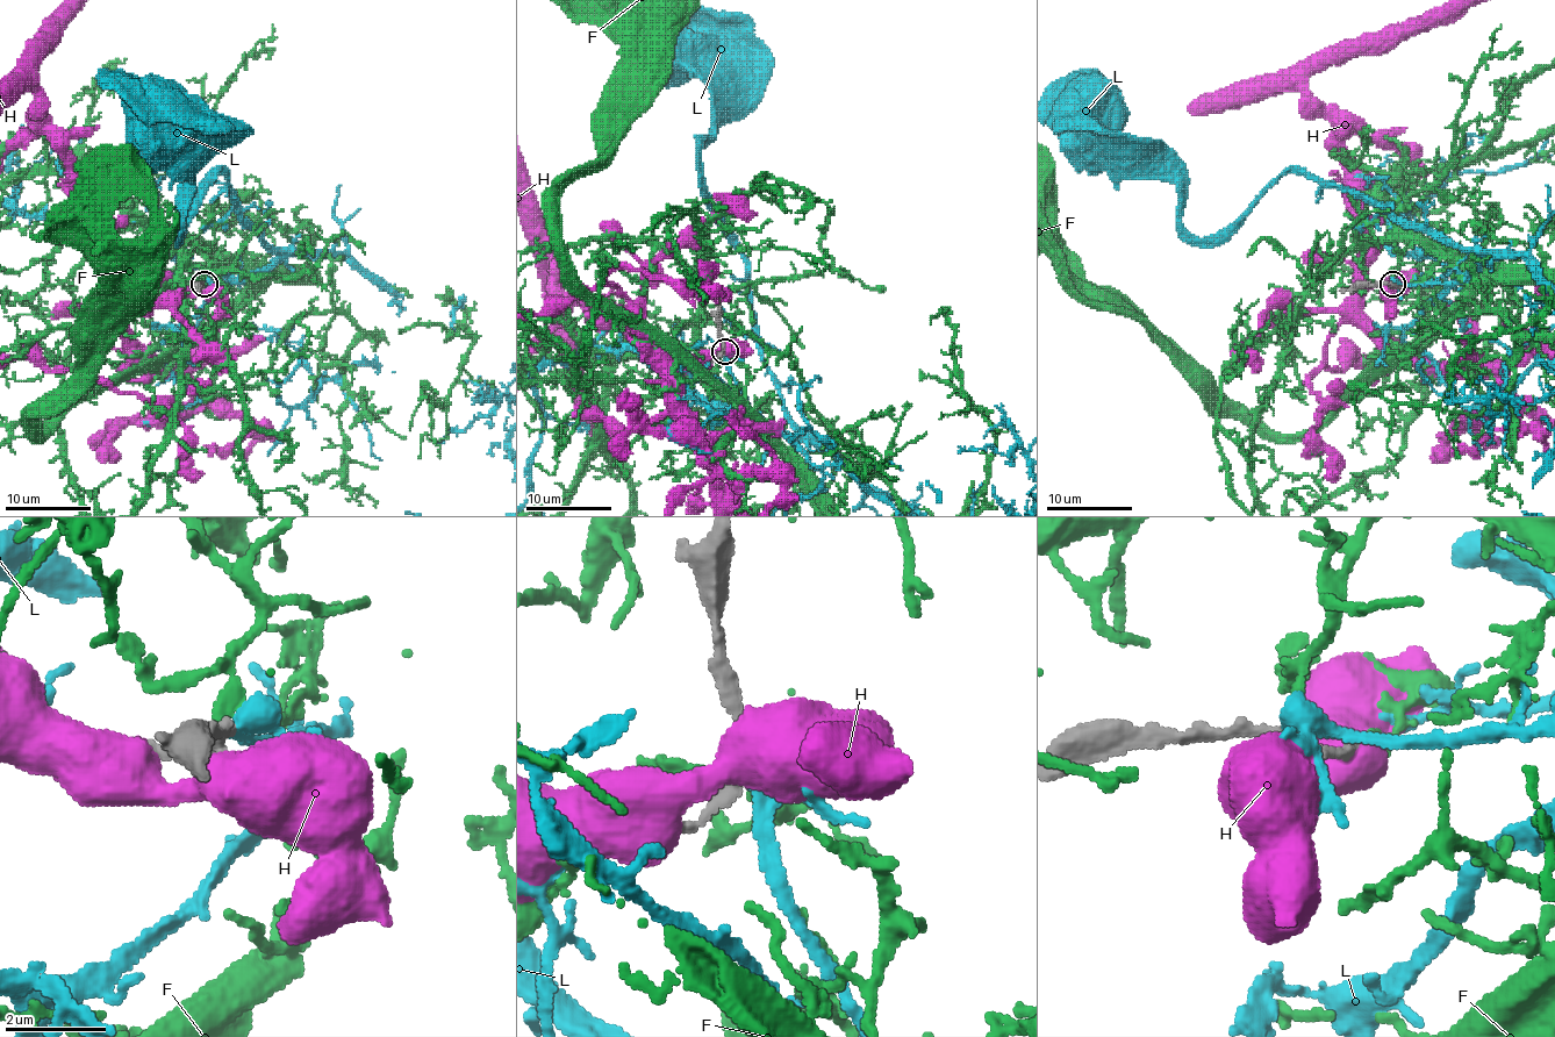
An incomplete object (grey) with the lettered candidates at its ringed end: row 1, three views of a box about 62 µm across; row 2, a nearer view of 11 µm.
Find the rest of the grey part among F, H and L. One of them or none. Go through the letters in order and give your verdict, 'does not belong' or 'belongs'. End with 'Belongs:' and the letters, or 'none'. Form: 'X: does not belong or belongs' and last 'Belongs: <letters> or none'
F: does not belong
H: does not belong
L: belongs
Belongs: L

